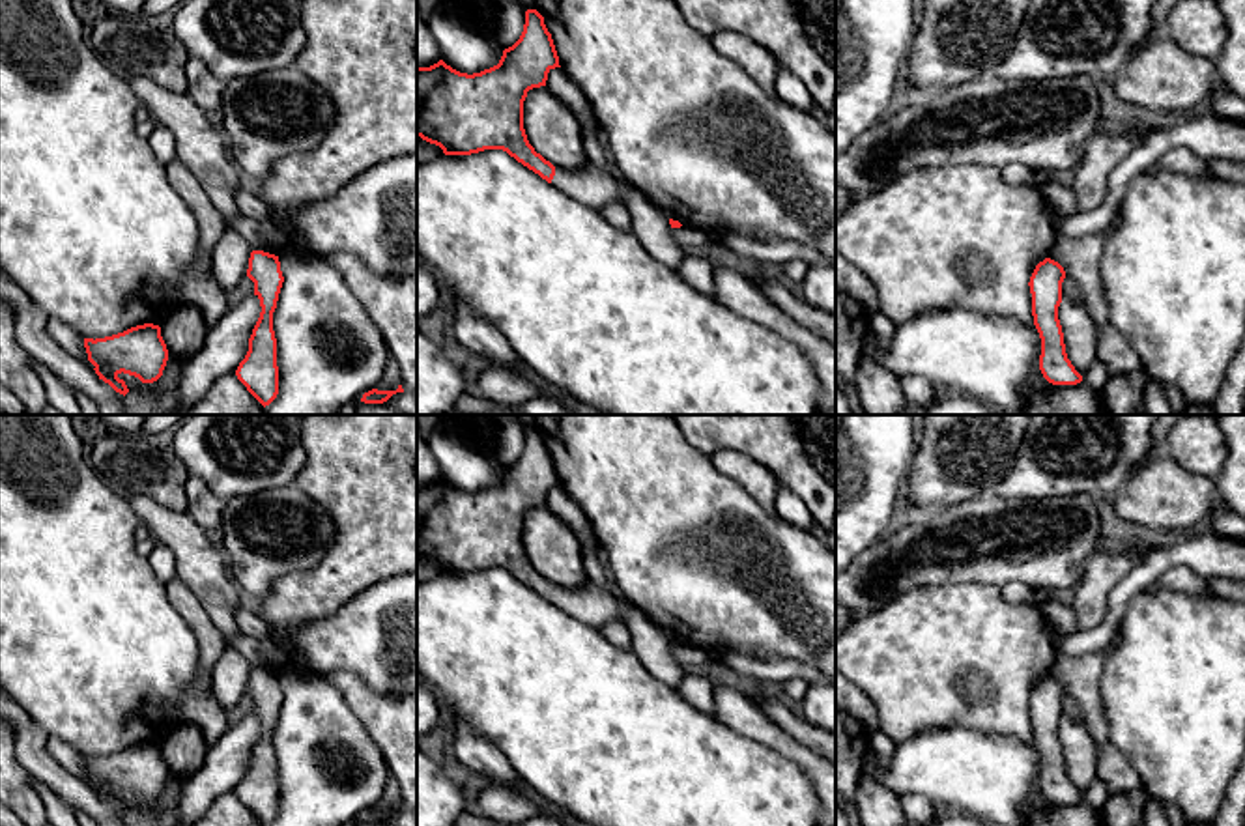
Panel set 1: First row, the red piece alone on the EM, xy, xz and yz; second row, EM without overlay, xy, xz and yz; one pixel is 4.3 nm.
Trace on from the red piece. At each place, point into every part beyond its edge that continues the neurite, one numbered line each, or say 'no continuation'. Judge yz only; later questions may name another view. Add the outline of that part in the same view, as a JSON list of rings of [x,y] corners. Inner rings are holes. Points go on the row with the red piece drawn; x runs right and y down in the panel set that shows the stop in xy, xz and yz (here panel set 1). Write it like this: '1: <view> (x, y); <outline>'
no continuation

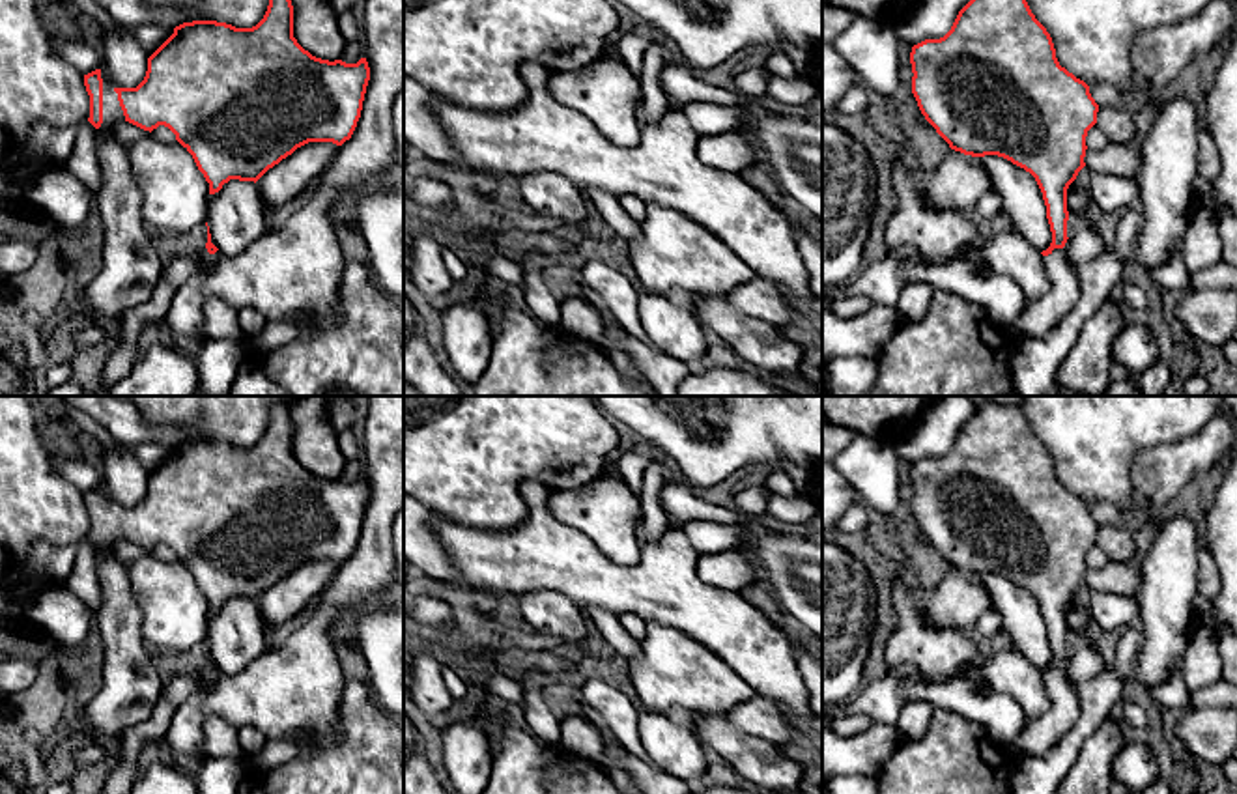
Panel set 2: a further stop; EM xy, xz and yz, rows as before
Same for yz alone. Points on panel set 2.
1: yz (1039, 316); [[[1063,248],[1043,256],[1050,290],[1037,301],[1026,305],[1017,319],[1024,338],[1041,340],[1056,327],[1080,301],[1078,278],[1065,260]]]

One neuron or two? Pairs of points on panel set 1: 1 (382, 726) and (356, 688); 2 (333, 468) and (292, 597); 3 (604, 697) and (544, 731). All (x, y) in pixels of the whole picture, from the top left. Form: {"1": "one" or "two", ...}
{"1": "one", "2": "one", "3": "one"}

